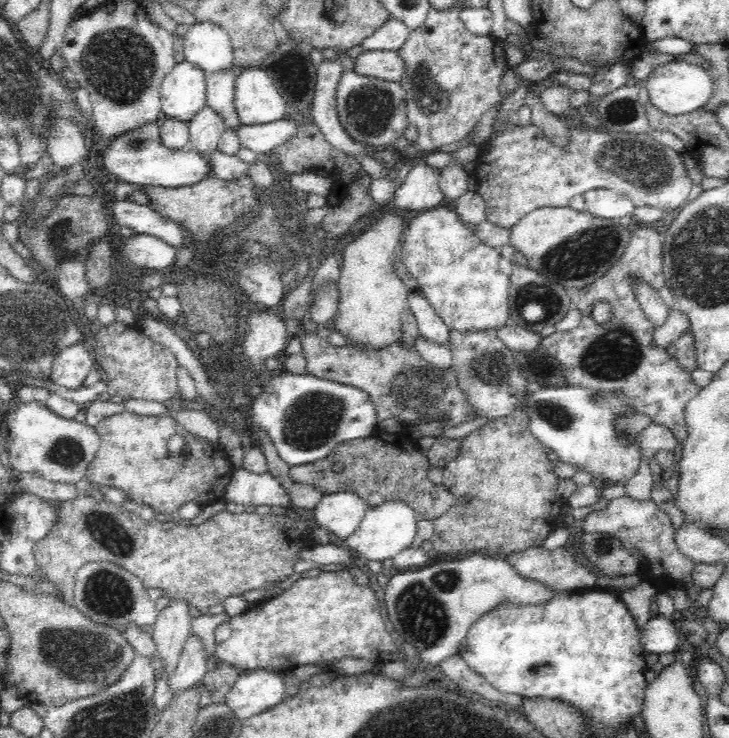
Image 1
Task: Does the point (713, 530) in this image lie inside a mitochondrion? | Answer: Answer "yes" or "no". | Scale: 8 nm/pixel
no

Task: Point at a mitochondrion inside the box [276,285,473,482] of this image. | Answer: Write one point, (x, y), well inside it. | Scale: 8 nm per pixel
(411, 387)

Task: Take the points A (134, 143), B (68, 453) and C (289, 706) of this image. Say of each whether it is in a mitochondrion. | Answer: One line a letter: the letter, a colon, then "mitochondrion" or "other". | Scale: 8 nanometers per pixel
A: mitochondrion
B: mitochondrion
C: other

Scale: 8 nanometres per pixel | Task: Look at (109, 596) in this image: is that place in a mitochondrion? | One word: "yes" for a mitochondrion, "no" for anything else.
yes

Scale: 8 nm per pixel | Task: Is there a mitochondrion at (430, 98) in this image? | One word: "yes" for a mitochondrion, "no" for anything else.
yes

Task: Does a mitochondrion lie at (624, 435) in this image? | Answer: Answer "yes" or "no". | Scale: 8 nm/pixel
no

